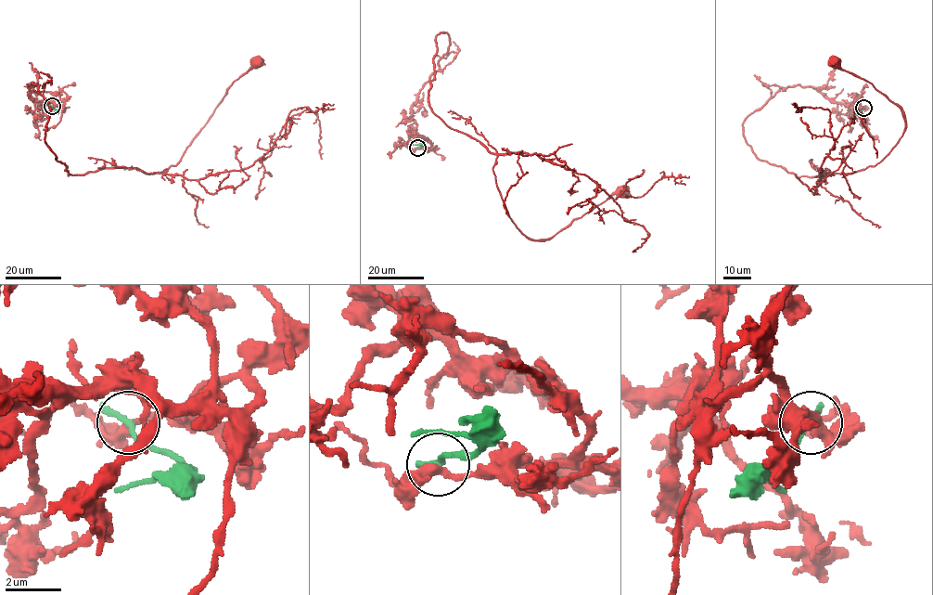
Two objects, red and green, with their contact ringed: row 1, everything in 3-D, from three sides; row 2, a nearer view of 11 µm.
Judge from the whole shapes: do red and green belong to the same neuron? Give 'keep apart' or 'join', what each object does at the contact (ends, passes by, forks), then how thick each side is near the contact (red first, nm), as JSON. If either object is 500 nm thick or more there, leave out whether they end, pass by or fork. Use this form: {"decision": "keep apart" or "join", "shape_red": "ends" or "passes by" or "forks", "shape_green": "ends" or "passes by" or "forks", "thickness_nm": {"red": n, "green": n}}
{"decision": "keep apart", "shape_red": "forks", "shape_green": "ends", "thickness_nm": {"red": 260, "green": 240}}

